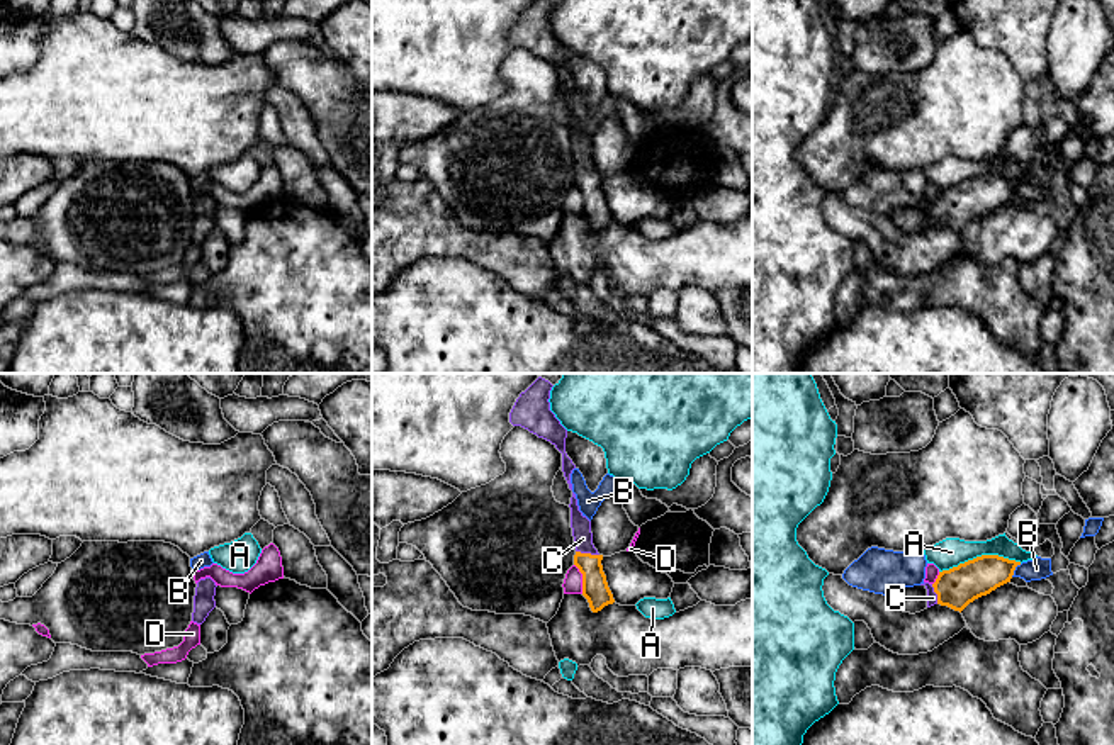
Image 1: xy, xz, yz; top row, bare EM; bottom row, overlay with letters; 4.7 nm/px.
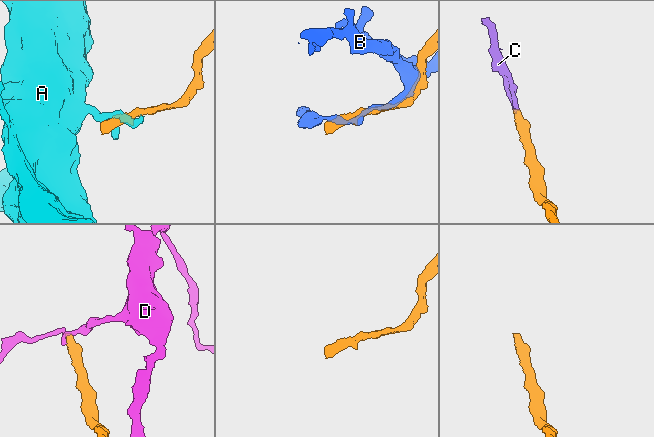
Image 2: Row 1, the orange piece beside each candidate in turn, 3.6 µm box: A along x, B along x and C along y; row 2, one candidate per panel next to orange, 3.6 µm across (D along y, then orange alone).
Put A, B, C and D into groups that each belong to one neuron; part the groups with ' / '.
A / B / C / D

